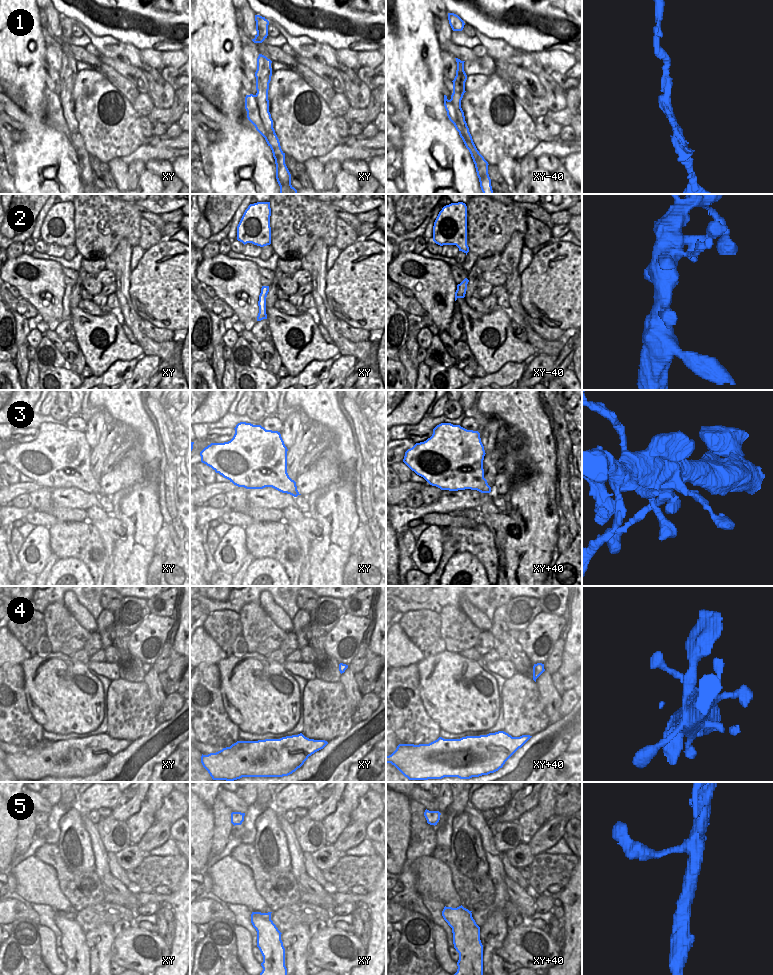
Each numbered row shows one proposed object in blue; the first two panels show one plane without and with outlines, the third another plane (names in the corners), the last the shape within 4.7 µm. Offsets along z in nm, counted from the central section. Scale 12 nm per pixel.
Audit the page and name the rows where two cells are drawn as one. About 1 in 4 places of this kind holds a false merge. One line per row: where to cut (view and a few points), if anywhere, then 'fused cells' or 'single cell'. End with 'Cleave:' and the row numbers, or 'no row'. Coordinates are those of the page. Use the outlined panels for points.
1: no cut | single cell
2: no cut | single cell
3: no cut | single cell
4: no cut | single cell
5: no cut | single cell
Cleave: no row

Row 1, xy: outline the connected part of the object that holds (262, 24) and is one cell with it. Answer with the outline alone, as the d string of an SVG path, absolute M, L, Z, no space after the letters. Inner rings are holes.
M255 15L255 21L257 34L252 41L254 43L262 43L268 36L269 21L260 15Z

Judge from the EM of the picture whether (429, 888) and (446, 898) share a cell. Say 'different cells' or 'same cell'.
same cell

